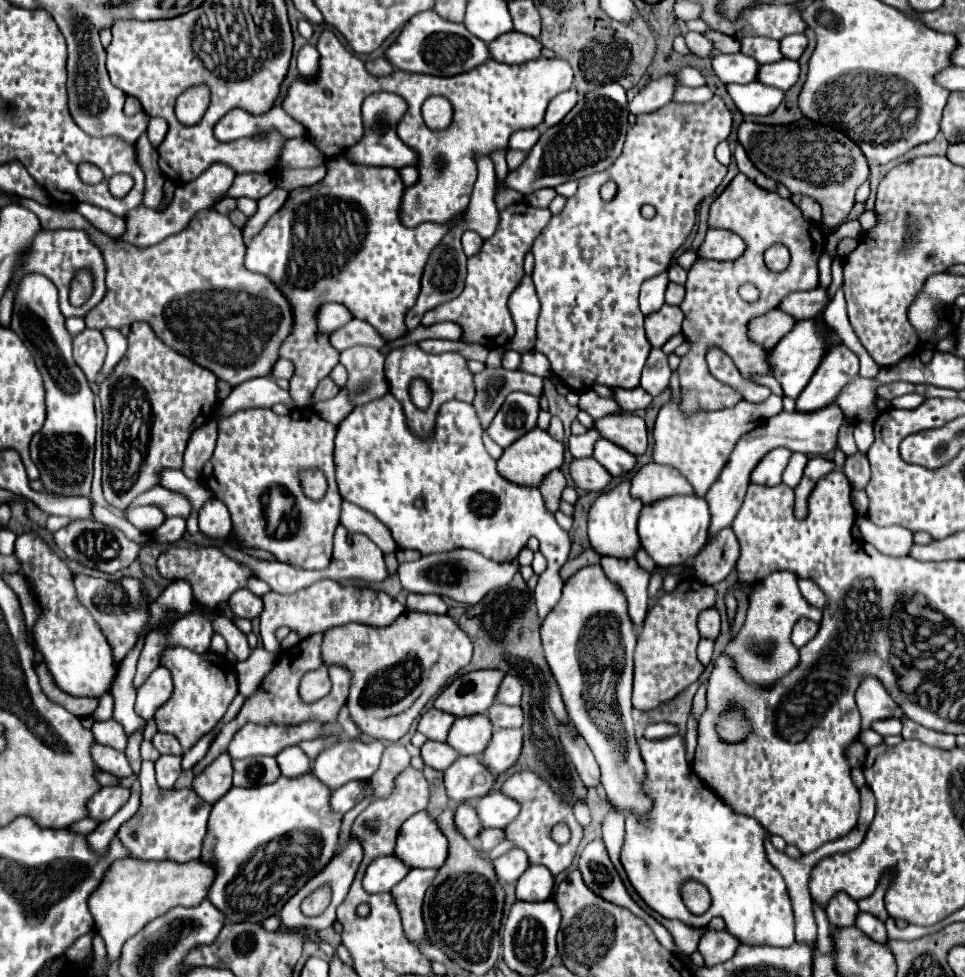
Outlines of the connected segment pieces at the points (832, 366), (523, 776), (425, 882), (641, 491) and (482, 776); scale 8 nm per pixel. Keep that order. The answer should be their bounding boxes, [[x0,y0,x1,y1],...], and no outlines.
[[795,346,859,412],[501,770,583,876],[393,868,437,944],[631,464,693,504],[445,756,497,802]]

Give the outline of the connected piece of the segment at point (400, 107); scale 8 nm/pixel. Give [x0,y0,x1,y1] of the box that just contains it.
[347,94,419,168]

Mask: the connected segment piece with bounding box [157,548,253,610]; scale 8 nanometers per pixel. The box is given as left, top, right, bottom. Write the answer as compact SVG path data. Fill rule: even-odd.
M169 548L165 554L159 556L157 570L167 580L187 580L193 588L195 600L209 610L217 610L217 606L221 602L227 602L233 592L245 588L247 580L253 576L253 572L245 568L245 564L237 564L217 548L199 548L199 550Z

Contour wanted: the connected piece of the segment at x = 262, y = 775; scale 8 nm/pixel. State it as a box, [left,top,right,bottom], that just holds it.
[233,756,281,788]

